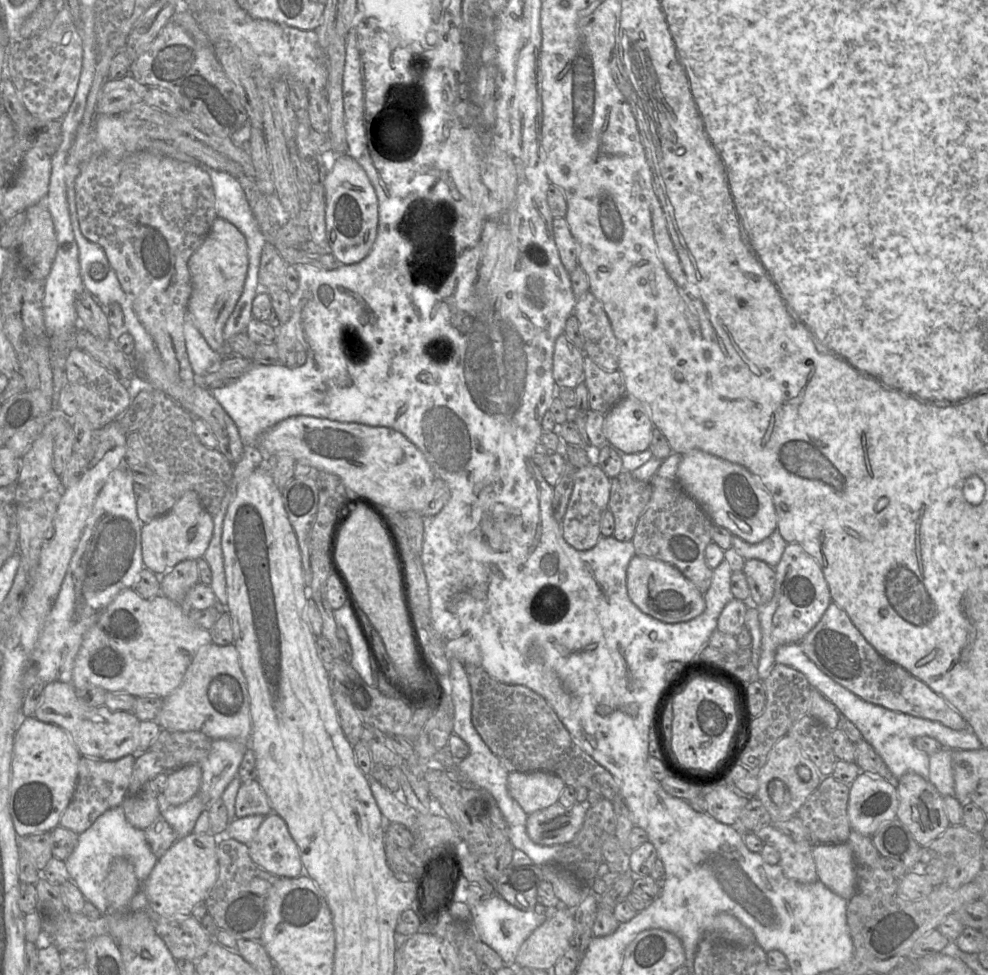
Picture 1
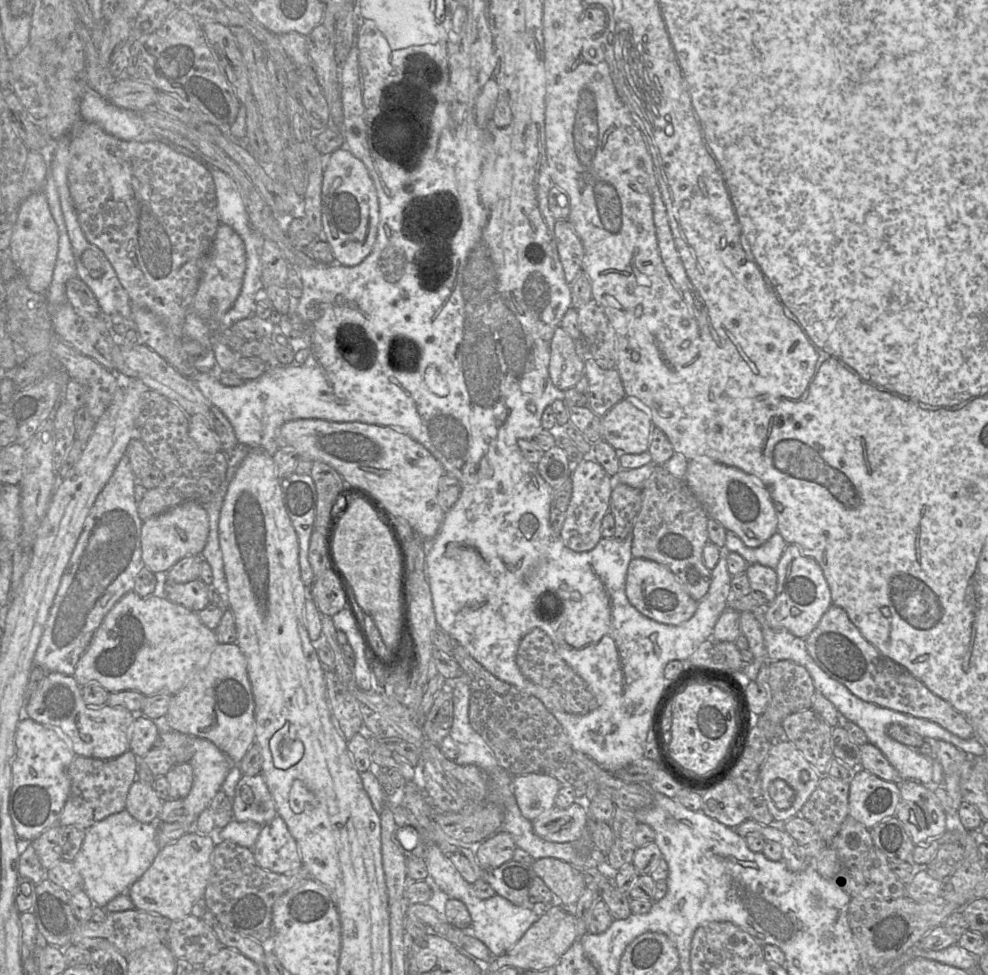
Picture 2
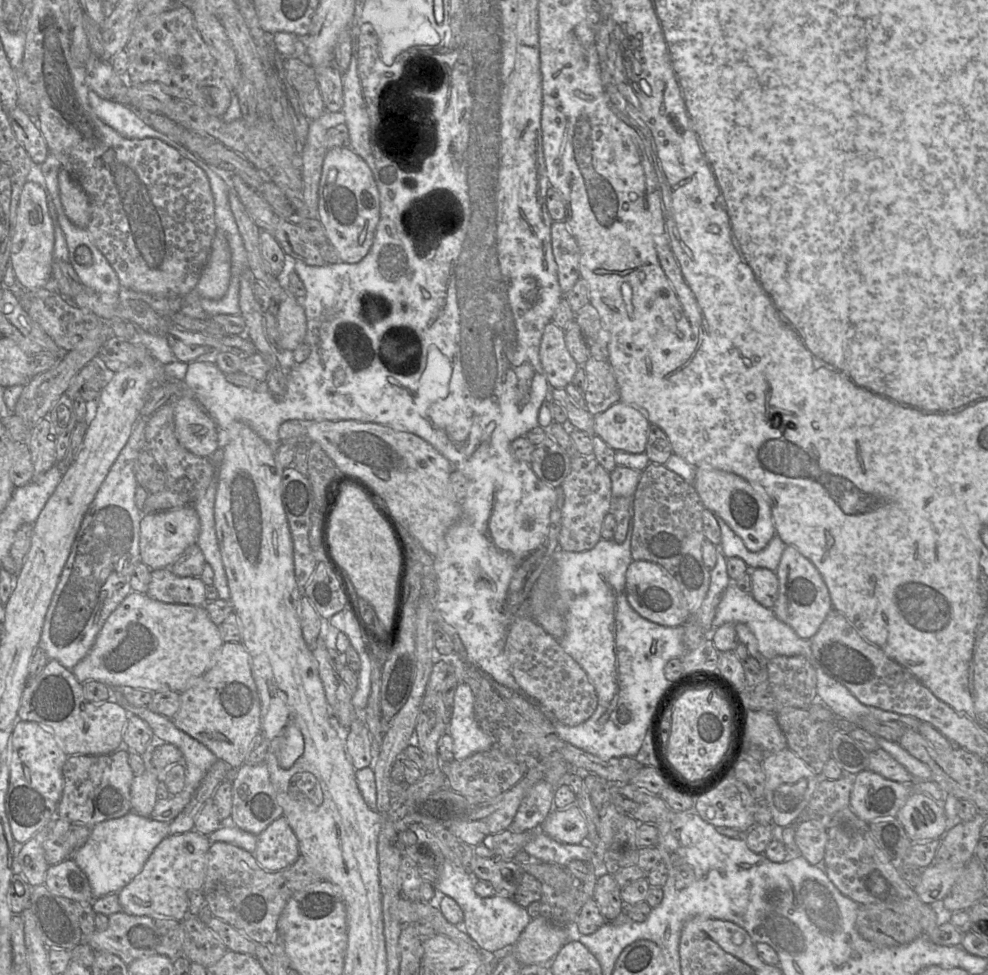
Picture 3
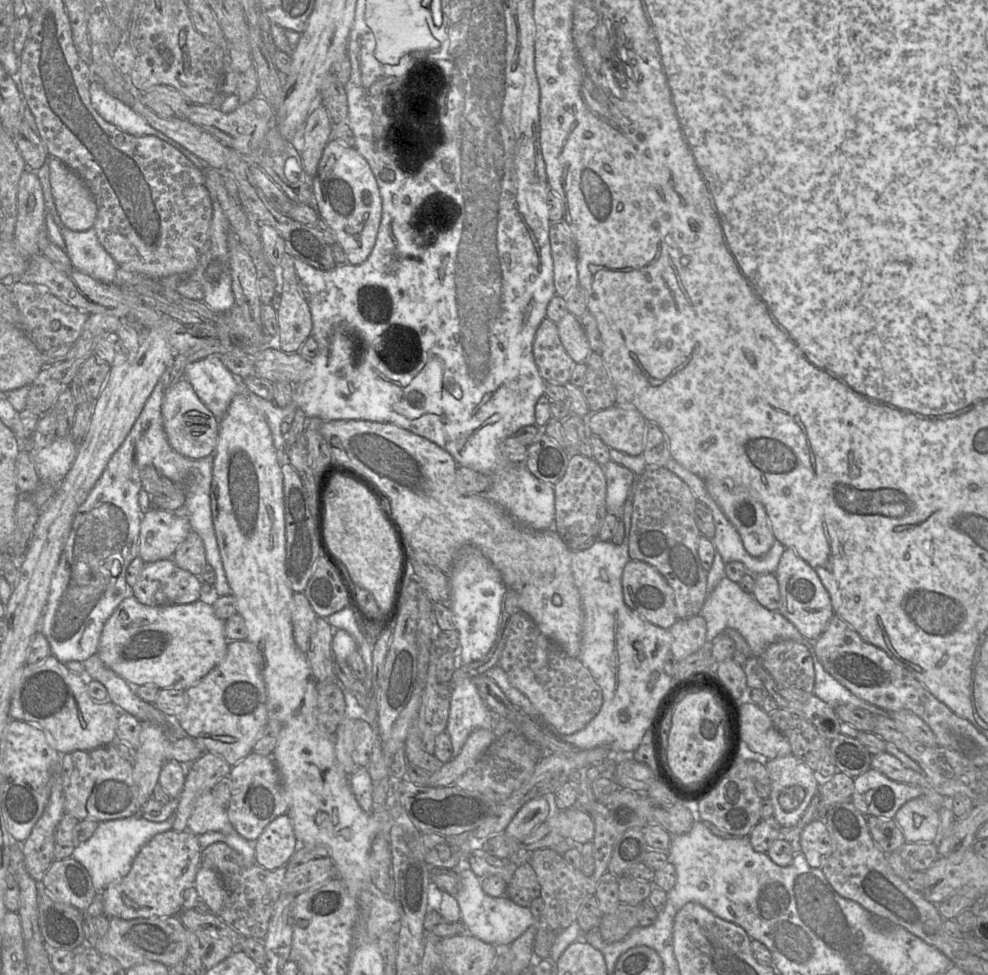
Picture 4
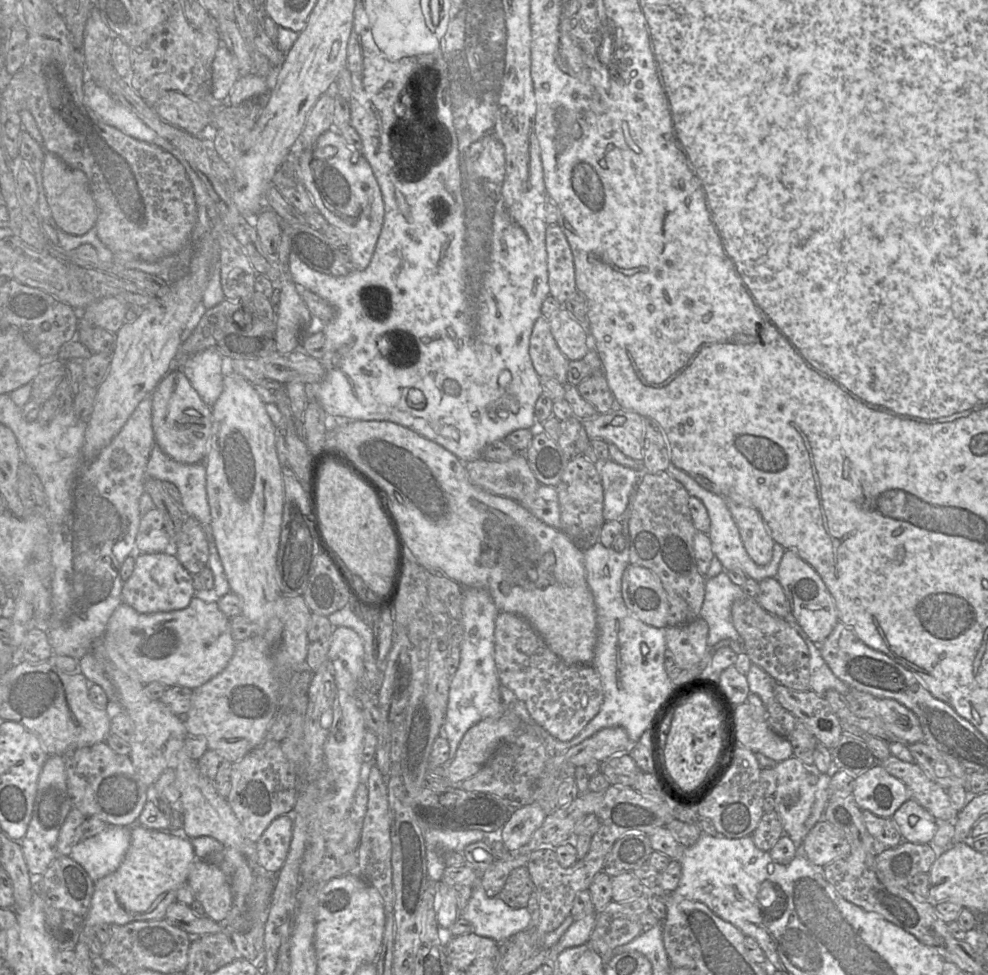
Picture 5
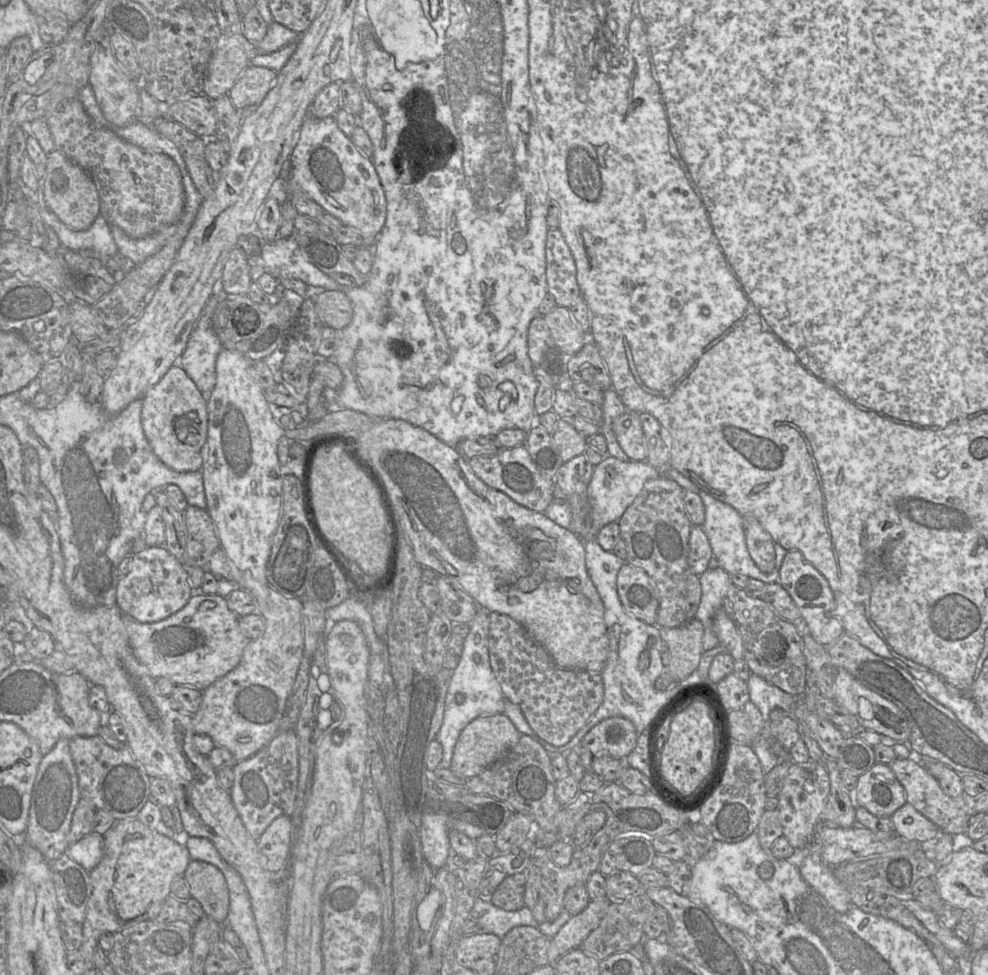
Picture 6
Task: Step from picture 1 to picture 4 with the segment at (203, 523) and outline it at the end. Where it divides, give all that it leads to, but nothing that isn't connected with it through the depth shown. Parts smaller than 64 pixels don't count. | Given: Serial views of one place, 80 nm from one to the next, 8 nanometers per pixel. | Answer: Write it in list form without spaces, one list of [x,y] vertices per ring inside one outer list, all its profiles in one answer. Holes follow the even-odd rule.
[[[151,507],[142,515],[138,555],[144,563],[171,559],[191,530],[183,512]]]

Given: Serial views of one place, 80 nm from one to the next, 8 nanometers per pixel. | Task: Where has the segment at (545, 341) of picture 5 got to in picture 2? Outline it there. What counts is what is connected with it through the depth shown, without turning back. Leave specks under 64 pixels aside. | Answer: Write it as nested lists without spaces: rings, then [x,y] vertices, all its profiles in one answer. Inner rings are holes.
[[[558,326],[551,338],[549,376],[557,392],[572,388],[584,375],[584,358],[575,349],[575,341]]]

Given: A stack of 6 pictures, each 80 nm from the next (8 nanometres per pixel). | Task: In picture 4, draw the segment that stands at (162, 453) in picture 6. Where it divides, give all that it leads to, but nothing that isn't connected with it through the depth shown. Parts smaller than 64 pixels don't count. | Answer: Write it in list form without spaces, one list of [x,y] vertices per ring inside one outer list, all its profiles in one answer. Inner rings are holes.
[[[185,377],[175,381],[165,390],[161,413],[168,443],[175,452],[189,459],[201,459],[214,454],[219,420],[199,399]]]

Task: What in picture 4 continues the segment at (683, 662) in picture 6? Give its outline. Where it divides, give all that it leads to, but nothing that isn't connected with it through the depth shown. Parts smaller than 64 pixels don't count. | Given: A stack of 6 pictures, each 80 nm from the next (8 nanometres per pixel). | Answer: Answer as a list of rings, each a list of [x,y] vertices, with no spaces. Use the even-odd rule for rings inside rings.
[[[701,615],[678,619],[670,628],[671,653],[677,661],[699,650],[706,642],[707,624]]]

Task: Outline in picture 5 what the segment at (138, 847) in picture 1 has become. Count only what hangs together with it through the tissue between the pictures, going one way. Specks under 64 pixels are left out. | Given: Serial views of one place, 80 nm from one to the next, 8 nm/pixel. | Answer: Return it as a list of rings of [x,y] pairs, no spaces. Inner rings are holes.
[[[108,825],[101,833],[81,840],[70,853],[94,882],[120,866],[131,841],[130,827]]]

